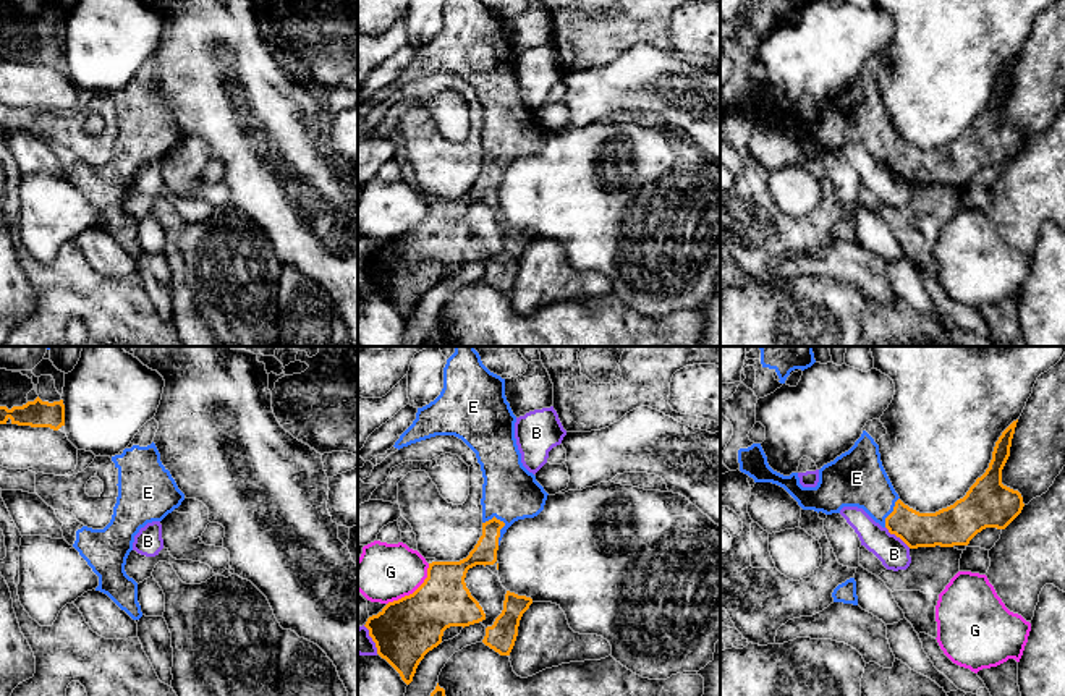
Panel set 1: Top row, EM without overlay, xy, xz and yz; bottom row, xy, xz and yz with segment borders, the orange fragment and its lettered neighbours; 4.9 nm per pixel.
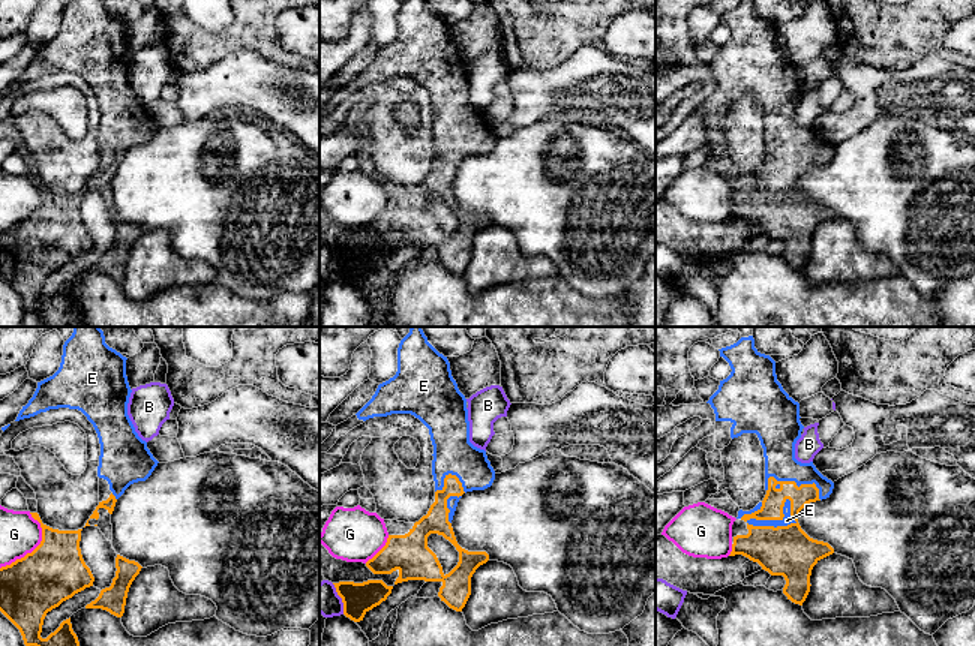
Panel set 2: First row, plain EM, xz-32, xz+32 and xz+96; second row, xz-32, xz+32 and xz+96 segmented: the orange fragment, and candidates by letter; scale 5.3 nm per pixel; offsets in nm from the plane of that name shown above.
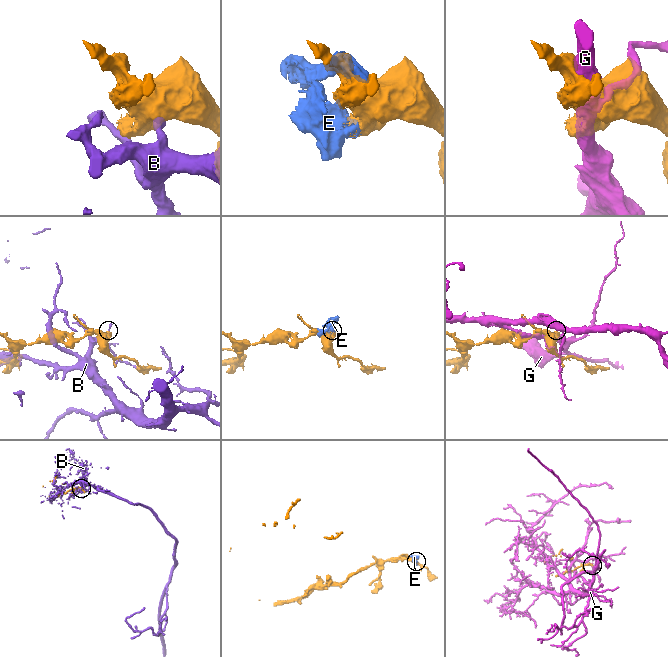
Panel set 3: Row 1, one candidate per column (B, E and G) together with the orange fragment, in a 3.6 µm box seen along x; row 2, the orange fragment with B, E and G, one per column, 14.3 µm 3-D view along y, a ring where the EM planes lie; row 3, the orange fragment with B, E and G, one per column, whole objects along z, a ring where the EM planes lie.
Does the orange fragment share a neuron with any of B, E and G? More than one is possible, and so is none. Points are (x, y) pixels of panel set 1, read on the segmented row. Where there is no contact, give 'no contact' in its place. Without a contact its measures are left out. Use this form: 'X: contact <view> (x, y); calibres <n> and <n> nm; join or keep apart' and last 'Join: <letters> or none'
B: contact yz (897, 536); calibres 190 and 150 nm; keep apart
E: contact xz (500, 528); calibres 120 and 280 nm; join
G: contact xz (415, 591); calibres 300 and 280 nm; keep apart
Join: E

